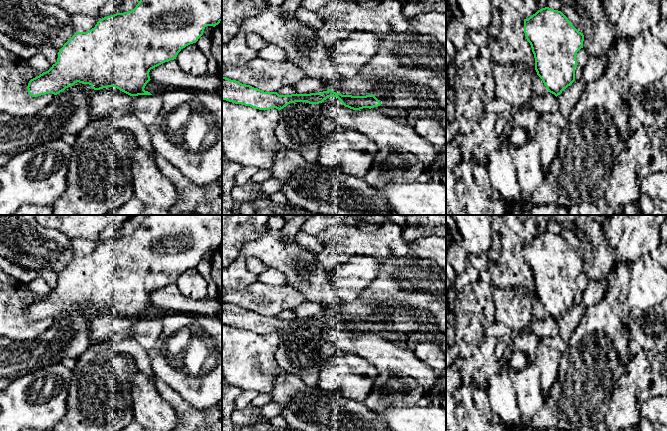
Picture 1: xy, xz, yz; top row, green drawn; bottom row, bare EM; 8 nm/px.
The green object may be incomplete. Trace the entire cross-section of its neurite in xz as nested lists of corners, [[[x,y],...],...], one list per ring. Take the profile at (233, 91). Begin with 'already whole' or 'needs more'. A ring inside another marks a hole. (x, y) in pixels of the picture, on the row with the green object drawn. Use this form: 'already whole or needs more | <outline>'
already whole | [[[222,77],[222,100],[259,110],[272,108],[281,110],[288,104],[295,102],[319,104],[329,97],[337,97],[345,107],[353,110],[371,109],[381,105],[381,102],[372,94],[366,96],[342,95],[329,89],[321,93],[279,95],[277,92],[264,92],[239,81]]]

